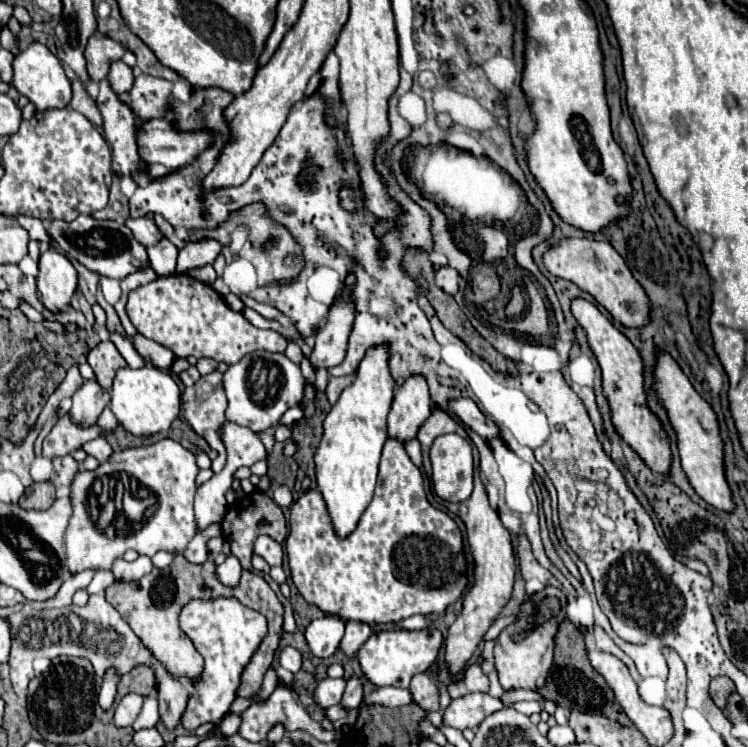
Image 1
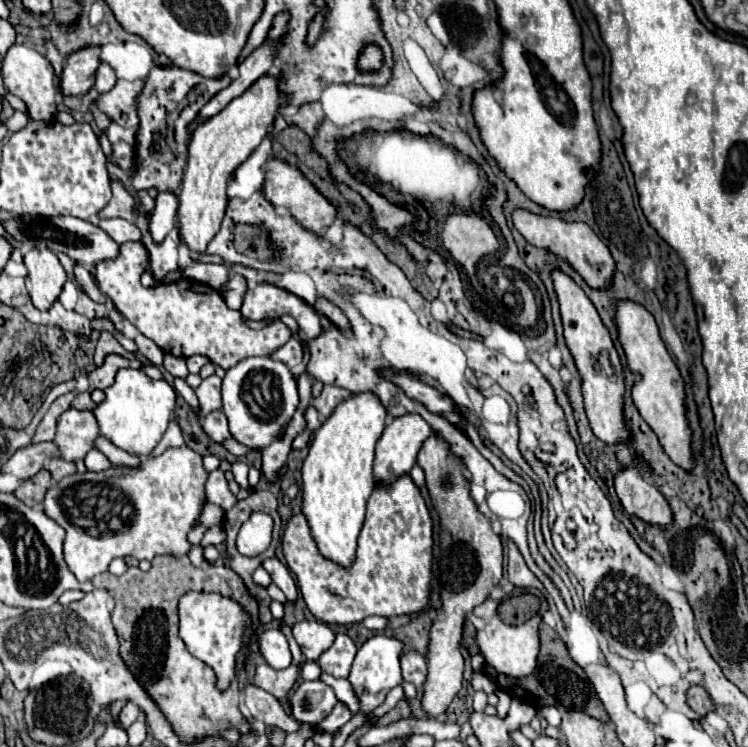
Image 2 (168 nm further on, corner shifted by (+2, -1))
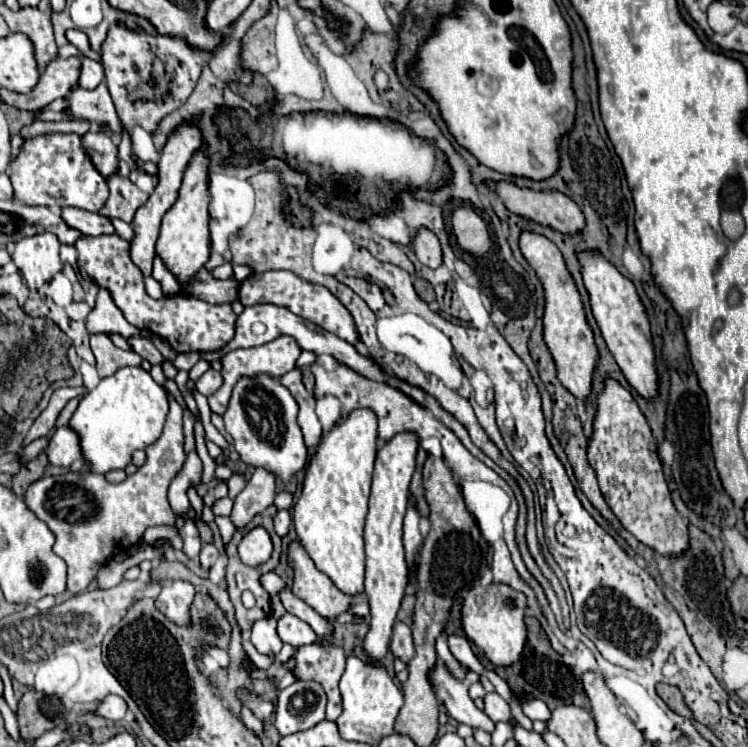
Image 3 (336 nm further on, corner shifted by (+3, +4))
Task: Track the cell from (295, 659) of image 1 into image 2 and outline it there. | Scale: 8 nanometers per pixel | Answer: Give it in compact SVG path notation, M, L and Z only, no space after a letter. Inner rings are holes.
M276 628L264 630L258 636L258 646L260 646L260 652L262 652L264 660L272 668L282 670L282 668L288 668L292 664L292 654L290 654L290 648L288 648L288 640L284 638L284 634L280 630L276 630Z

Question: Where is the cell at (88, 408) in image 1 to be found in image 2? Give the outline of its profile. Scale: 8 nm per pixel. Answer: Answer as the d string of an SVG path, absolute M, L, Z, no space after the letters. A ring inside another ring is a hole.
M70 408L58 418L58 430L54 444L60 450L60 458L66 462L76 462L86 456L98 438L98 422L90 410L78 412Z

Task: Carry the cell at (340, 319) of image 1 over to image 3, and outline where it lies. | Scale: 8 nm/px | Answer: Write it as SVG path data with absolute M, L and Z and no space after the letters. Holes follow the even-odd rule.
M257 467L253 477L247 481L247 487L235 497L235 507L231 519L235 527L247 525L257 513L261 513L275 499L275 475L265 467Z

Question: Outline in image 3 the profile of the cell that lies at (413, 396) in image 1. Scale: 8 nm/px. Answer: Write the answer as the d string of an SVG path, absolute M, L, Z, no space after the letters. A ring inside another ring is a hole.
M403 431L393 435L387 443L383 443L377 451L371 497L369 497L369 513L365 523L365 593L371 605L371 629L365 637L365 651L369 661L381 661L387 653L387 645L391 639L391 629L405 595L405 587L409 583L409 565L405 559L403 547L403 517L407 509L409 485L417 467L417 451L419 437L413 431Z

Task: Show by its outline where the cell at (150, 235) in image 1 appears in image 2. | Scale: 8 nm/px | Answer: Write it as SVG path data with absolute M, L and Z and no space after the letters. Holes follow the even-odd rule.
M92 218L90 220L94 226L102 228L116 244L124 244L124 242L140 242L140 230L136 228L136 224L122 220L122 218L110 218L110 220L100 220L100 218Z

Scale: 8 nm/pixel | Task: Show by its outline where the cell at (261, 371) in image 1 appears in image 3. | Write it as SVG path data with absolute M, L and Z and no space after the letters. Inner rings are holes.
M257 373L255 377L239 377L229 407L223 415L225 433L233 439L235 451L247 465L265 467L275 477L289 481L307 463L307 447L303 433L297 425L299 405L287 387L279 383L279 377L269 373Z

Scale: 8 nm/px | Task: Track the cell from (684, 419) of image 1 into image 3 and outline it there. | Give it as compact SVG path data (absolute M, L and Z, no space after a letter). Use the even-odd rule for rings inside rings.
M581 253L581 273L585 287L589 291L591 309L599 323L599 329L603 333L603 339L607 347L611 349L617 365L621 367L625 379L629 385L643 397L643 399L655 399L659 395L659 375L657 375L657 359L651 339L651 325L647 311L637 295L635 285L623 277L609 261L605 261L599 253Z

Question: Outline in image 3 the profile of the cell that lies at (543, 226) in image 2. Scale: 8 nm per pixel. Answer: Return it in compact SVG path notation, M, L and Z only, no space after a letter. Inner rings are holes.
M489 183L491 189L497 191L497 195L501 197L501 201L505 203L505 207L529 221L535 221L543 227L551 227L563 235L575 235L585 227L585 215L583 211L577 207L577 203L573 203L567 195L561 195L559 191L549 191L549 193L539 193L539 191L531 191L531 189L519 189L511 183Z

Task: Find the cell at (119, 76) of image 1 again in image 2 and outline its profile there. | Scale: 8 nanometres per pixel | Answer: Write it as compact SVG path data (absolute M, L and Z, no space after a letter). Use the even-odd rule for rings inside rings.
M102 62L102 64L98 66L98 70L96 70L94 90L98 90L98 92L108 92L110 88L114 88L114 84L116 84L116 74L114 74L114 70L110 68L110 64Z

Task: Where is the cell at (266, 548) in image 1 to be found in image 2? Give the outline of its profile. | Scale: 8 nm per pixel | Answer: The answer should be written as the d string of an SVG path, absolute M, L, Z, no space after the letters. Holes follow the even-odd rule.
M266 558L264 560L264 570L272 576L272 582L286 594L286 598L290 602L296 602L298 598L298 590L296 590L296 582L290 576L290 570L278 560L278 558Z

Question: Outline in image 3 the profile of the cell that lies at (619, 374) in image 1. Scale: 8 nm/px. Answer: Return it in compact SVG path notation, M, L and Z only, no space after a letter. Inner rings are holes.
M521 233L519 247L521 247L523 257L537 271L537 277L541 279L541 283L545 287L547 305L545 305L545 315L543 315L543 325L545 325L543 335L545 335L545 341L547 341L547 347L549 347L553 359L555 359L559 381L577 399L585 401L591 395L593 373L599 363L599 349L595 345L593 331L587 323L583 299L577 291L577 285L575 285L571 273L567 271L561 251L547 237L535 235L535 233Z

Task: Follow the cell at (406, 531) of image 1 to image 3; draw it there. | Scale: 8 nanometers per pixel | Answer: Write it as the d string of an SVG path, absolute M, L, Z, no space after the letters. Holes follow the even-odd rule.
M293 539L287 545L287 561L295 573L293 593L303 599L309 607L313 607L321 617L335 619L337 615L349 611L353 601L359 597L339 591L329 579L329 575L315 567L313 559L299 543L299 539Z

